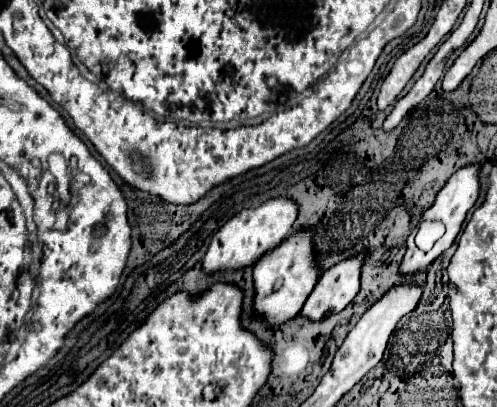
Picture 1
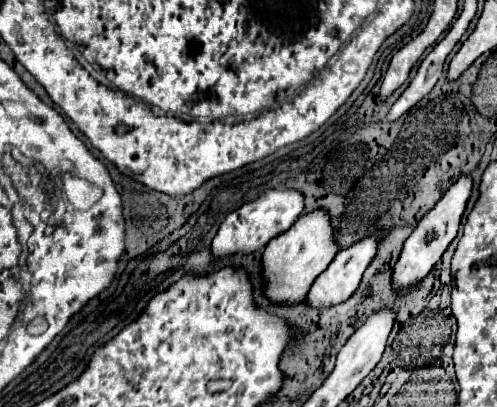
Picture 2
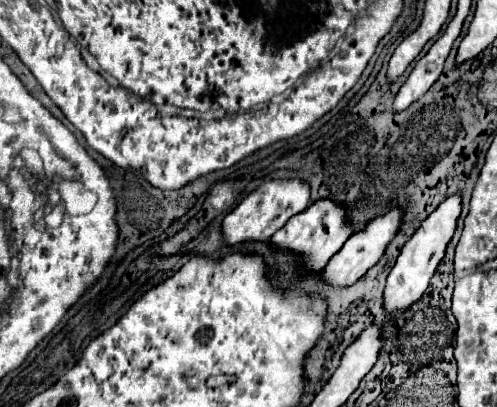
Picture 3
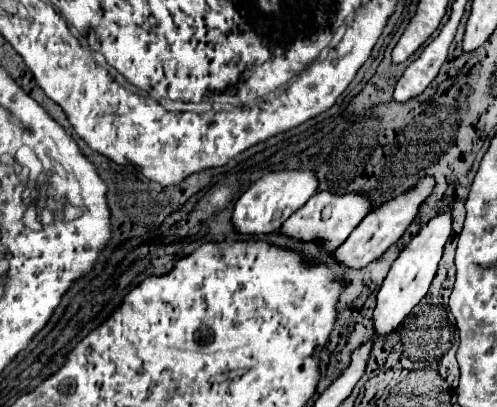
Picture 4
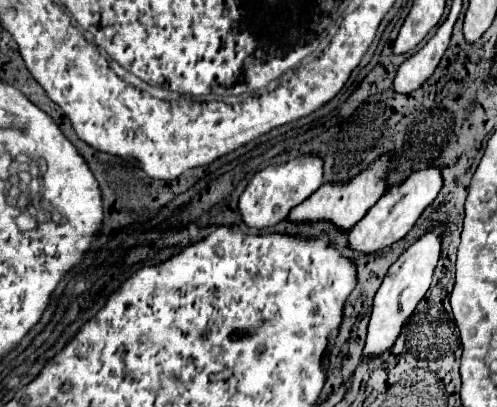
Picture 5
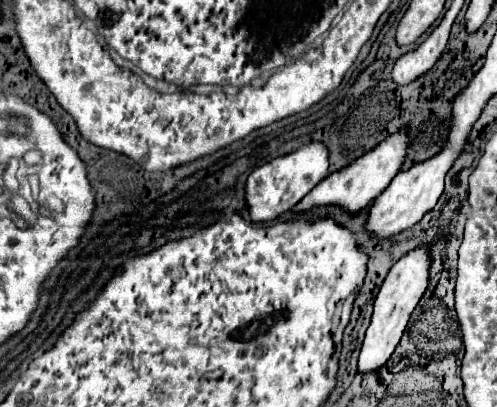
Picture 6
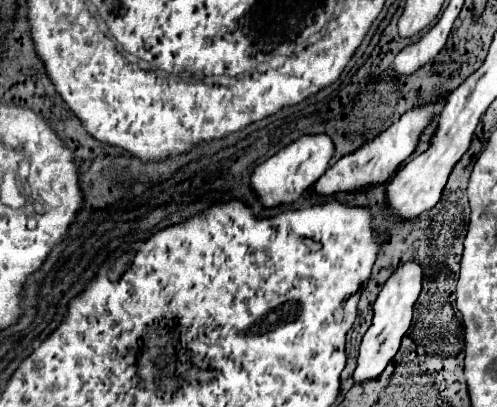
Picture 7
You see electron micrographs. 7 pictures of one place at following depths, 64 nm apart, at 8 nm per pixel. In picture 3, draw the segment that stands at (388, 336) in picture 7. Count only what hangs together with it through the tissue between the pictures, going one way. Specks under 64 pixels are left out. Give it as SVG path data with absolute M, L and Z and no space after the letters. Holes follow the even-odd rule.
M462 192L448 196L414 232L414 236L404 244L394 268L388 274L386 290L384 290L384 310L390 312L404 312L408 310L428 288L430 278L434 276L440 260L444 258L444 250L456 232L456 220L462 212Z

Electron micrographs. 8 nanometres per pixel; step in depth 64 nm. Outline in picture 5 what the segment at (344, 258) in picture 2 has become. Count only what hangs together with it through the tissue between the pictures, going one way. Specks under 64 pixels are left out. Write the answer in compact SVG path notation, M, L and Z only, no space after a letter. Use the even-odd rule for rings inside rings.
M428 168L428 170L418 170L414 174L410 174L410 178L400 184L390 188L370 210L368 214L350 230L348 234L348 248L358 252L358 254L374 254L386 246L392 246L394 242L402 240L412 226L416 224L416 220L420 218L420 214L424 212L424 208L428 208L432 204L432 200L438 196L442 186L442 176L440 176L440 168Z

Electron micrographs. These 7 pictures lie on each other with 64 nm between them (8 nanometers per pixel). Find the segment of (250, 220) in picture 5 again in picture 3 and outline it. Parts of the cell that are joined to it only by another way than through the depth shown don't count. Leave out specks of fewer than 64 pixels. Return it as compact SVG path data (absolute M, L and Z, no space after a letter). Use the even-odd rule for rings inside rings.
M302 180L264 182L222 220L222 244L234 246L244 242L268 242L276 230L280 230L292 216L308 208L308 204L310 204L310 188Z

